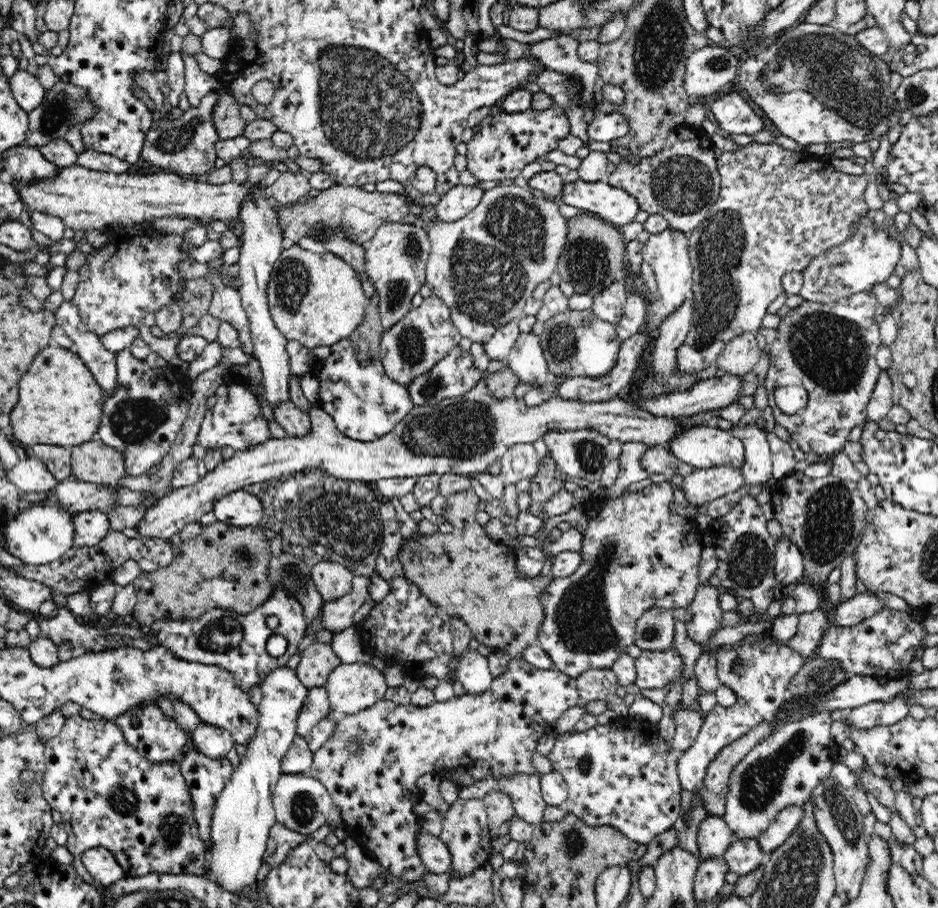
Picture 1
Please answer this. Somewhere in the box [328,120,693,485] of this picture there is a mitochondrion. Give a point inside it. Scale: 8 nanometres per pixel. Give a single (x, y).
(489, 275)

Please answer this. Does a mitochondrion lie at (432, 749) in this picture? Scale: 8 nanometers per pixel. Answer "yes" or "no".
no

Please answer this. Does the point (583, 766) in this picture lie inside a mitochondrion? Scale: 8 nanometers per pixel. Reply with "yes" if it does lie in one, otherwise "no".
yes

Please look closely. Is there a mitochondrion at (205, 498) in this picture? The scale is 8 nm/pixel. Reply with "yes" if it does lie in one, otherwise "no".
no

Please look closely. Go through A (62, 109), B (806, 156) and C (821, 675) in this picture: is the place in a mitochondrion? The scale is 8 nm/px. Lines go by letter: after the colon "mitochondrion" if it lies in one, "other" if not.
A: mitochondrion
B: other
C: mitochondrion

